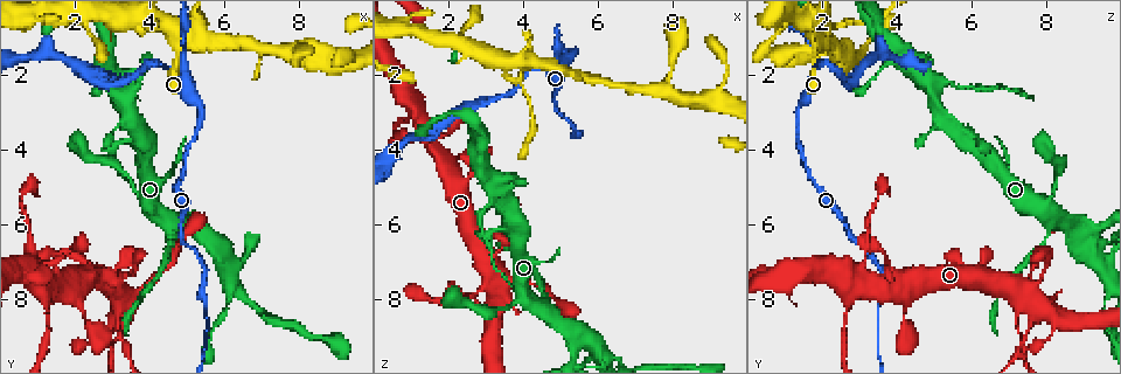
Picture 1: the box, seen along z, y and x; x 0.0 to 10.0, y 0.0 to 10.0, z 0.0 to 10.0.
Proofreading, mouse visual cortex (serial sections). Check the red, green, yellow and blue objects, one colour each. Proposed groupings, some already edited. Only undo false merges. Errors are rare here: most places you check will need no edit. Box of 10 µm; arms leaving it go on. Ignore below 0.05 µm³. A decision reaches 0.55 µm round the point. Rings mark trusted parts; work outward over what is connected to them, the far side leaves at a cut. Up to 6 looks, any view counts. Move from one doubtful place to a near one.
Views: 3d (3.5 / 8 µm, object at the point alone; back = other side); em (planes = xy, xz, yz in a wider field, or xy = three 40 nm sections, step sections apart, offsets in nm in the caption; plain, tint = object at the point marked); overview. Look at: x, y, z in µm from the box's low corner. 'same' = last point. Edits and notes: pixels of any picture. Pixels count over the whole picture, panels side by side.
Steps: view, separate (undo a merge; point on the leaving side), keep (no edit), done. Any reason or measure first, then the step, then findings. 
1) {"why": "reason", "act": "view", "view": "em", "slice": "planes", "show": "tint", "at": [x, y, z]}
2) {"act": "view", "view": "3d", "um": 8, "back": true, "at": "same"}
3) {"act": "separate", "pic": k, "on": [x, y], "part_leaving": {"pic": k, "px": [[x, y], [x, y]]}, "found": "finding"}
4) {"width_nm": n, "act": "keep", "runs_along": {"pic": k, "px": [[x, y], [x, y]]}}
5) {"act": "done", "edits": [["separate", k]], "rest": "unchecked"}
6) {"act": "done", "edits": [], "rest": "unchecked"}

{"why": "thin arm on a thick one", "act": "view", "view": "3d", "um": 3.5, "at": [4.40, 5.90, 8.15]}

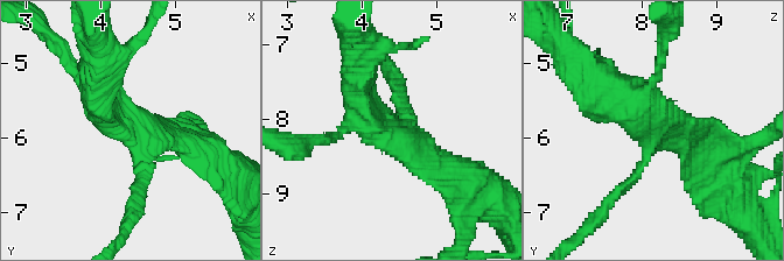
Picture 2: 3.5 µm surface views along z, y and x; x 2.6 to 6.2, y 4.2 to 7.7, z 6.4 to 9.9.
{"arms": 3, "arm_widths_nm": [150, 250, 400], "why": "need the tissue", "act": "view", "view": "em", "slice": "xy", "step": 5, "show": "tint", "at": [4.45, 5.90, 8.10]}

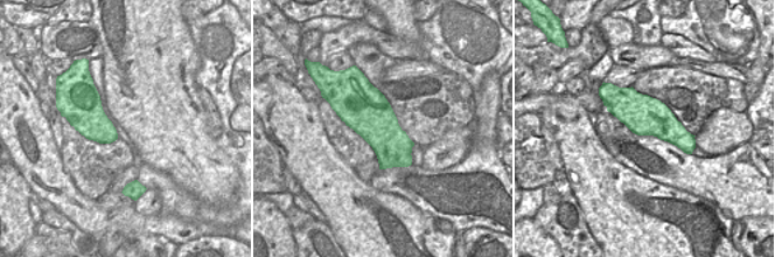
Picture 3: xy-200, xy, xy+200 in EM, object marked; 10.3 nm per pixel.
{"act": "keep", "found": "all the same cell"}

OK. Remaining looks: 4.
{"why": "calibre changes", "act": "view", "view": "3d", "um": 3.5, "at": [1.25, 8.50, 2.70]}

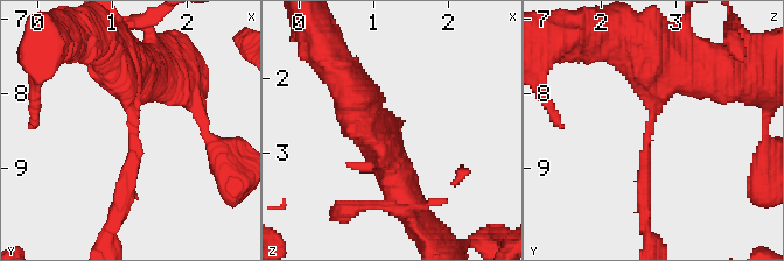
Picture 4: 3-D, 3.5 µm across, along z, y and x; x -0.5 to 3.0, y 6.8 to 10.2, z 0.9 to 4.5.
{"why": "now the EM", "act": "view", "view": "em", "slice": "xy", "step": 1, "show": "plain", "at": [1.25, 8.50, 2.65]}

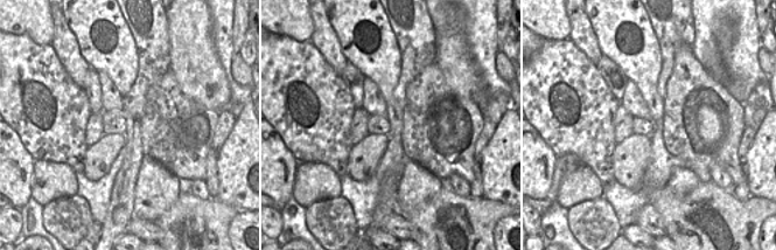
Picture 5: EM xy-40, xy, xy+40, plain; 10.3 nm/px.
{"why": "with the object marked", "act": "view", "view": "em", "slice": "xy", "step": 1, "show": "tint", "at": "same"}

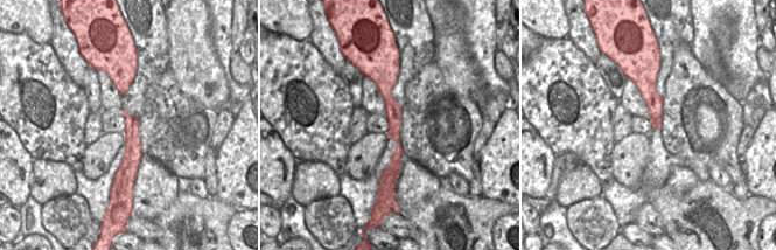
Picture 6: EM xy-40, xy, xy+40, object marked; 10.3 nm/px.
{"arm_widths_nm": [200, 450], "act": "keep", "runs_along": {"pic": 4, "px": [[680, 63], [653, 92], [644, 203]]}, "found": "continuous, no second cell"}

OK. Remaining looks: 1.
{"act": "done", "edits": [], "rest": "unchecked"}

